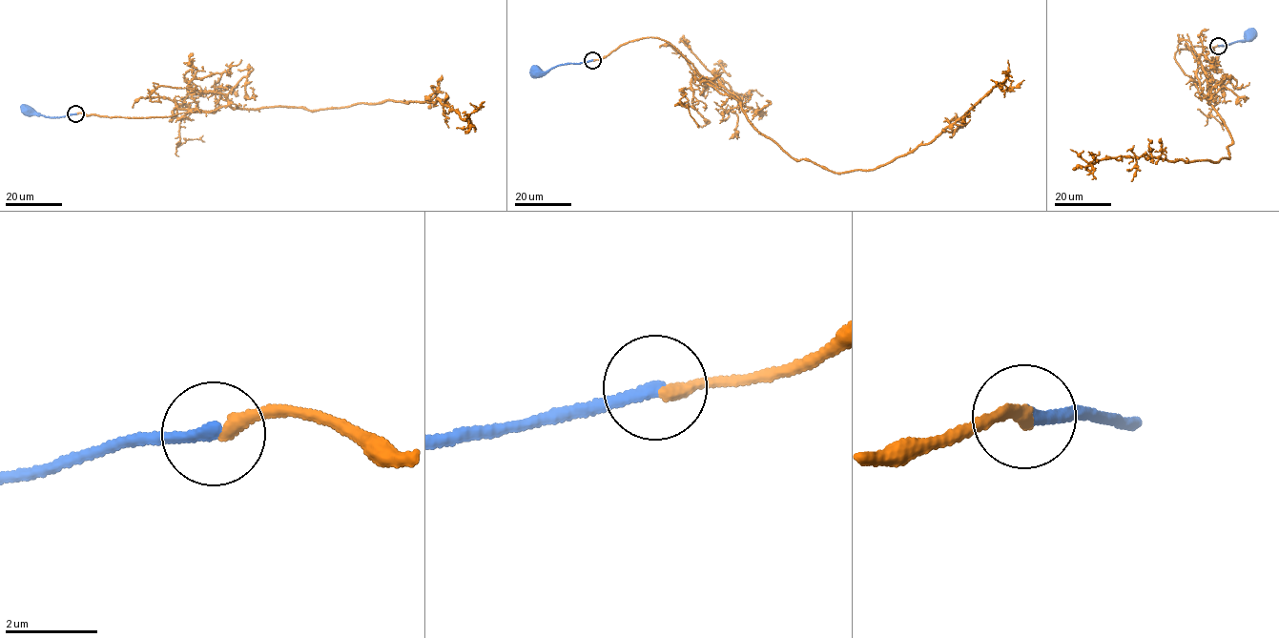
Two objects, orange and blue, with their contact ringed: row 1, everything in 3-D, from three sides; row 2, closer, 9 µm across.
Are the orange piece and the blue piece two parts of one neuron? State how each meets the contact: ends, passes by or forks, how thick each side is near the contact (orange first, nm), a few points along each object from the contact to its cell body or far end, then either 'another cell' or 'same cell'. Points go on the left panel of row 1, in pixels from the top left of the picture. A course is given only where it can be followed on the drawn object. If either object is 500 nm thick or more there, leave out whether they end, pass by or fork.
orange ends; blue ends; calibres 280 and 280 nm; course orange (75, 114), (139, 118), (227, 105), (316, 111), (438, 100), (463, 119), (484, 101); course blue (75, 114), (47, 117), (28, 111); another cell

